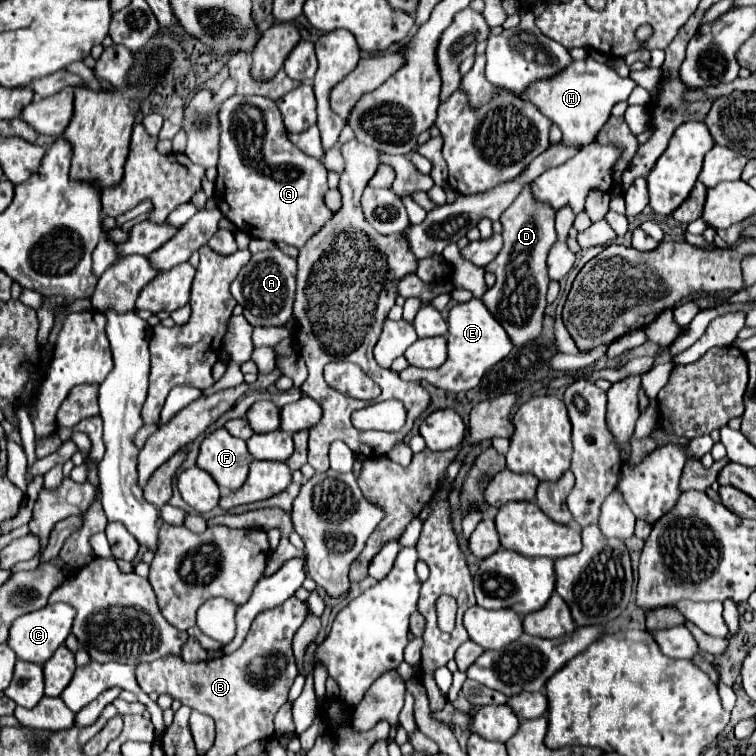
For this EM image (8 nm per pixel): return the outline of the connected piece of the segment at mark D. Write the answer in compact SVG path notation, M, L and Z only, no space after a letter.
M530 186L522 190L514 204L502 214L500 222L504 228L504 248L496 260L484 268L486 272L496 274L496 284L484 294L484 304L502 324L512 344L522 346L534 340L542 330L546 288L550 282L546 272L546 256L556 242L556 230L554 220L550 220L550 208L534 208L534 200L530 200Z

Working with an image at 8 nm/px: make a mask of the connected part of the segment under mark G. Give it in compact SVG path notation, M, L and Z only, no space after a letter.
M230 96L218 108L220 122L220 162L216 180L216 204L224 218L252 238L264 238L270 242L286 242L302 248L318 228L332 216L322 204L322 196L328 191L328 171L322 160L304 154L300 148L290 144L280 110L276 102L264 96Z

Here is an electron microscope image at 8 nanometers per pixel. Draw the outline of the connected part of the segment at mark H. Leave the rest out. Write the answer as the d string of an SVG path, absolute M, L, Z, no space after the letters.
M592 56L586 60L574 60L570 68L560 72L558 76L534 84L524 94L518 94L522 100L538 106L542 114L546 114L558 128L562 130L564 144L590 144L596 140L598 132L606 124L614 104L628 100L630 92L636 88L632 78L620 78L610 66L596 62Z

